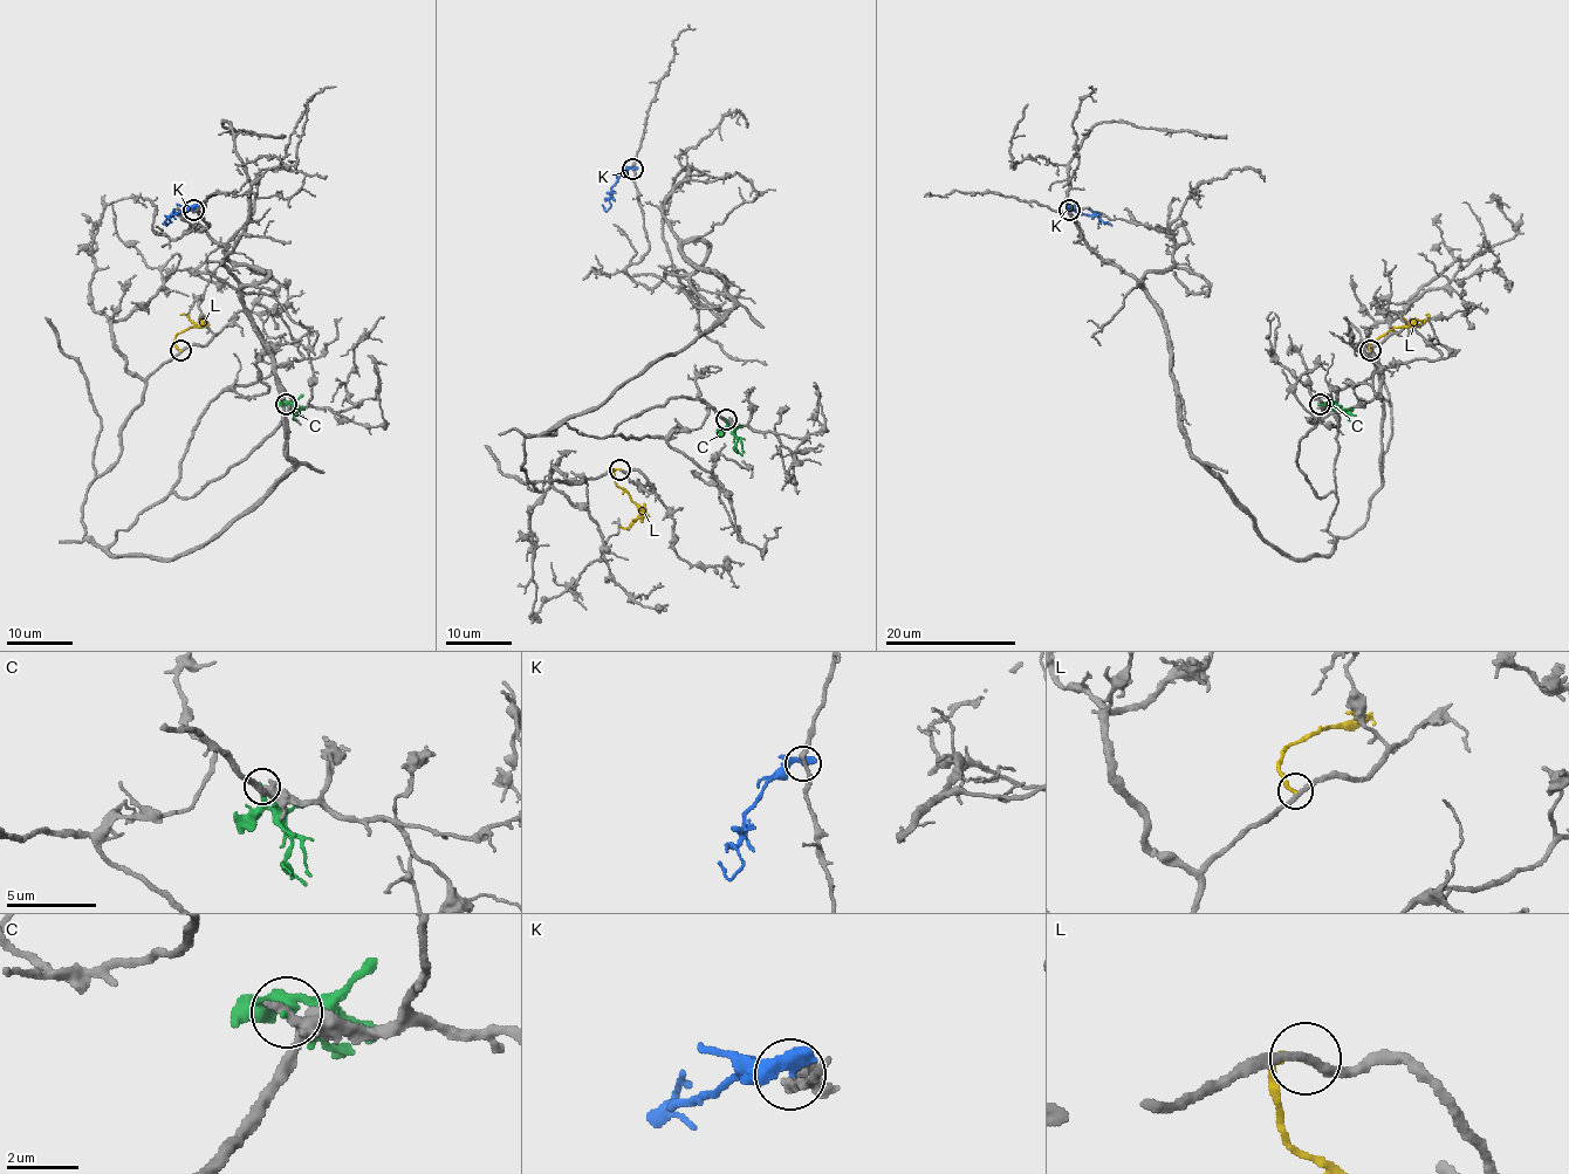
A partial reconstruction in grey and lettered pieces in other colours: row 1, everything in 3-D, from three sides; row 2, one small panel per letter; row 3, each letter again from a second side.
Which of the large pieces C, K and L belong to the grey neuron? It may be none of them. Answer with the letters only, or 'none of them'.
none of them

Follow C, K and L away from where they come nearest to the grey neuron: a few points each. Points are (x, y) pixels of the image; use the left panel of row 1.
C: (286, 404), (289, 403), (302, 416)
K: (192, 210), (183, 210), (166, 225), (163, 222)
L: (179, 350), (175, 337), (200, 324), (179, 314)

